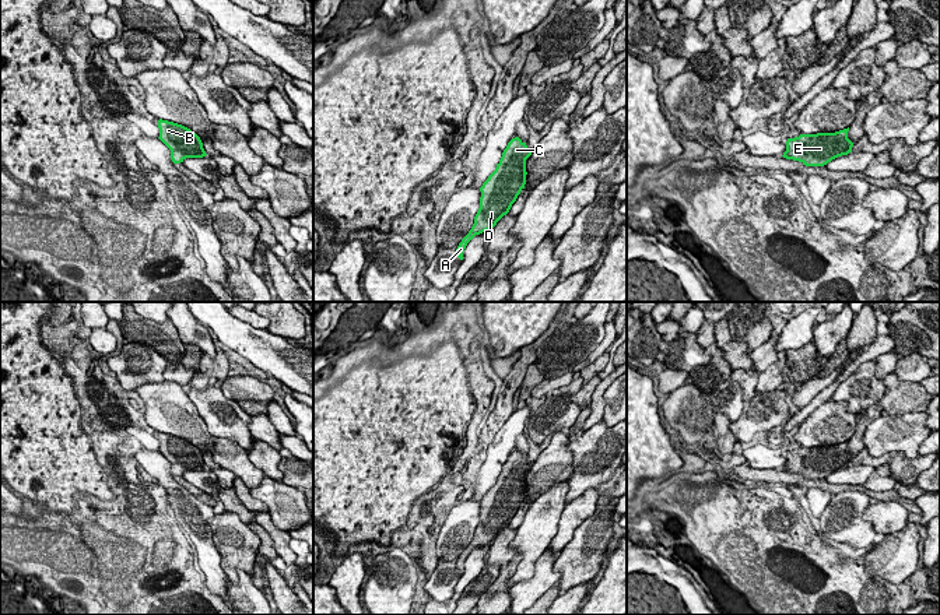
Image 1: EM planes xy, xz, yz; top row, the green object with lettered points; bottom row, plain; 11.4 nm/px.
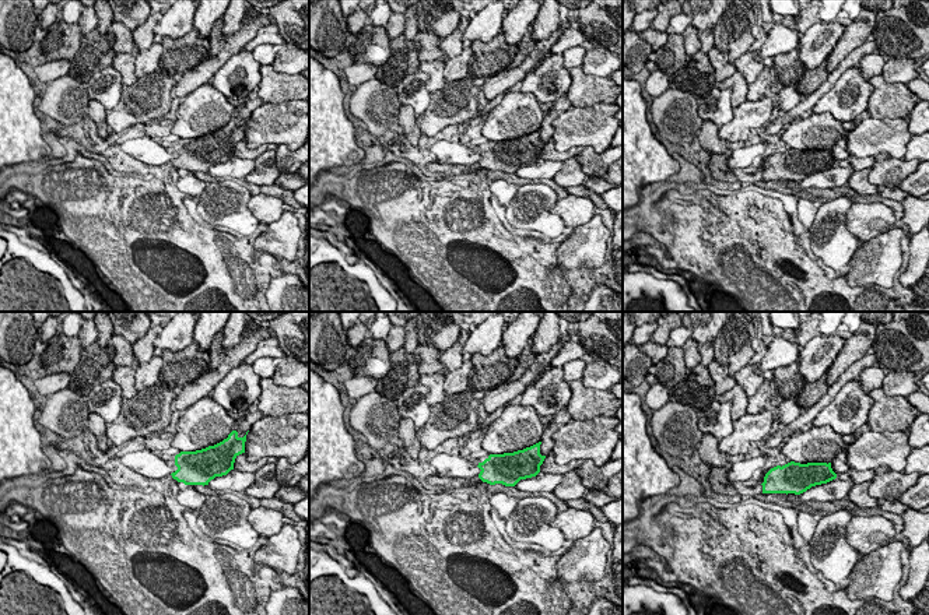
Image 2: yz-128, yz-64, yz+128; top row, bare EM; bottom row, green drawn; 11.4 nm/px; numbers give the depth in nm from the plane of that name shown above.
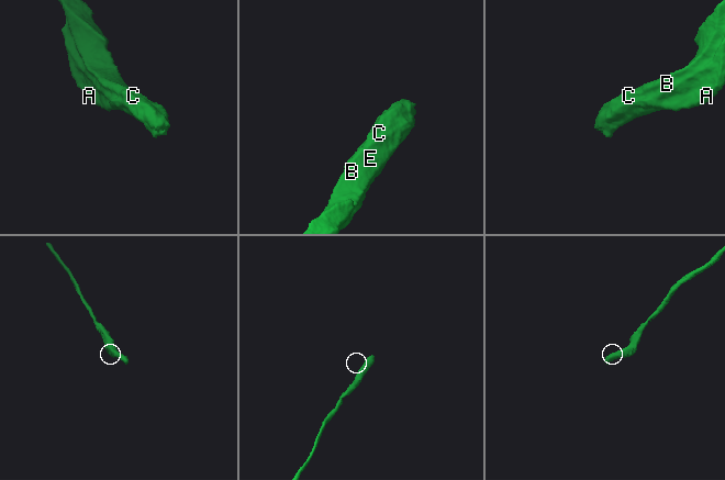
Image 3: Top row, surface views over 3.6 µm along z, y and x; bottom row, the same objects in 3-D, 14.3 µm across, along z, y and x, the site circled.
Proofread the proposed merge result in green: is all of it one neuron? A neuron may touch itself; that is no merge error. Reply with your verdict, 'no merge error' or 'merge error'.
no merge error

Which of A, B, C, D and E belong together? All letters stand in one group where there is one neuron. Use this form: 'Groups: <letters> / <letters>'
Groups: A B C D E

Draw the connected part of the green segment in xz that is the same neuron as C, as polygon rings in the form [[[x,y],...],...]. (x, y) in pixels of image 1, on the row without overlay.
[[[519,450],[512,451],[502,465],[495,484],[480,500],[480,521],[474,530],[474,537],[469,547],[459,556],[456,566],[463,573],[467,556],[497,538],[509,526],[526,498],[526,472],[532,468],[532,461]]]

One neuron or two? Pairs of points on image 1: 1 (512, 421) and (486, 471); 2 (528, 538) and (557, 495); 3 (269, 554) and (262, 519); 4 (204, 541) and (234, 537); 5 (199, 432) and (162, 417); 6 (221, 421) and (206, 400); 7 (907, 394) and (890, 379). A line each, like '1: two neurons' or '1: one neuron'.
1: one neuron
2: one neuron
3: two neurons
4: two neurons
5: one neuron
6: one neuron
7: one neuron

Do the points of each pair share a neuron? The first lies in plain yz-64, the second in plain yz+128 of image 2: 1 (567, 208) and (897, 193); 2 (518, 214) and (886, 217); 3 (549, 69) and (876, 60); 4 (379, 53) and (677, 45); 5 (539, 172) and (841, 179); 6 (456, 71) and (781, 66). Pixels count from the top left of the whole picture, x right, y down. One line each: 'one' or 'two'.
1: two
2: two
3: two
4: one
5: one
6: two

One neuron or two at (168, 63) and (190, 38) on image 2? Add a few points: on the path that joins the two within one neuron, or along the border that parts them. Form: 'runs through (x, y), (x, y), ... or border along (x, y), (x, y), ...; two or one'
runs through (174, 58), (188, 44); one

